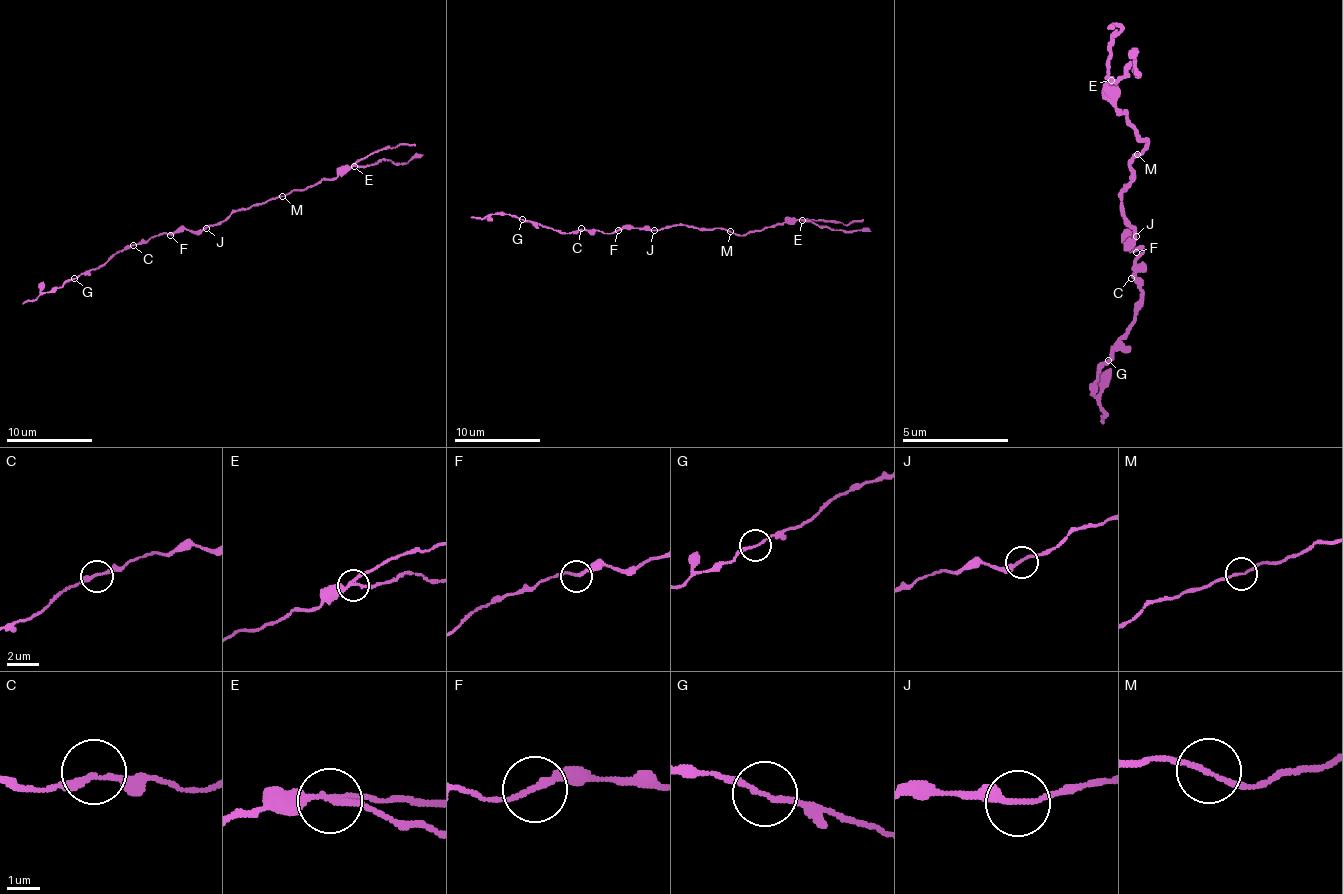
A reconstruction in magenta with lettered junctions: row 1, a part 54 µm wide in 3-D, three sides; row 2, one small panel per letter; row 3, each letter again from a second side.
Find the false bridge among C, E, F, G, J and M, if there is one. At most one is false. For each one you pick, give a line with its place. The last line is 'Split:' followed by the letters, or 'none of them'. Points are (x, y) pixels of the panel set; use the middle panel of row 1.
E: (802, 220)
Split: E

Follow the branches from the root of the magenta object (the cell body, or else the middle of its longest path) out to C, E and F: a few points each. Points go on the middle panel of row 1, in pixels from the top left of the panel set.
C: (669, 228), (622, 228), (611, 233), (581, 228)
E: (669, 228), (686, 224), (697, 228), (725, 228), (746, 235), (802, 220)
F: (669, 228), (618, 230)

